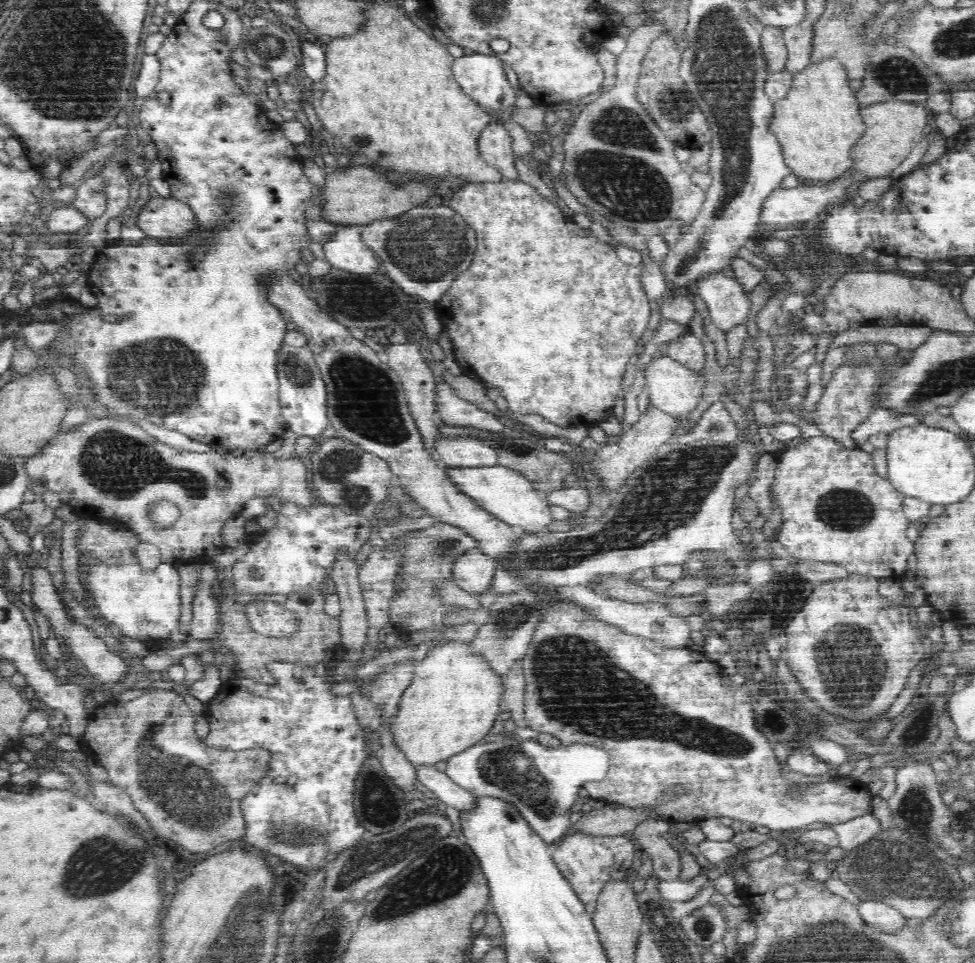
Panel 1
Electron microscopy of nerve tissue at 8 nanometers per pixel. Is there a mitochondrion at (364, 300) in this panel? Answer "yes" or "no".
yes

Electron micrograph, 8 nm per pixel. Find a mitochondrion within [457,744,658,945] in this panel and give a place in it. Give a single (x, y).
(512, 769)

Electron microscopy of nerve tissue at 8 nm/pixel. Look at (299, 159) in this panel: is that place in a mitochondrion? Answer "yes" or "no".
no

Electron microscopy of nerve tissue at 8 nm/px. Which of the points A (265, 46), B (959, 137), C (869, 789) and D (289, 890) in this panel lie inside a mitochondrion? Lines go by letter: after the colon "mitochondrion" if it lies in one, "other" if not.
A: mitochondrion
B: other
C: other
D: mitochondrion

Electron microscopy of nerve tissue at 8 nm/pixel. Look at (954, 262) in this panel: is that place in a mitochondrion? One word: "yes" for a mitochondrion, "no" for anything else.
no

